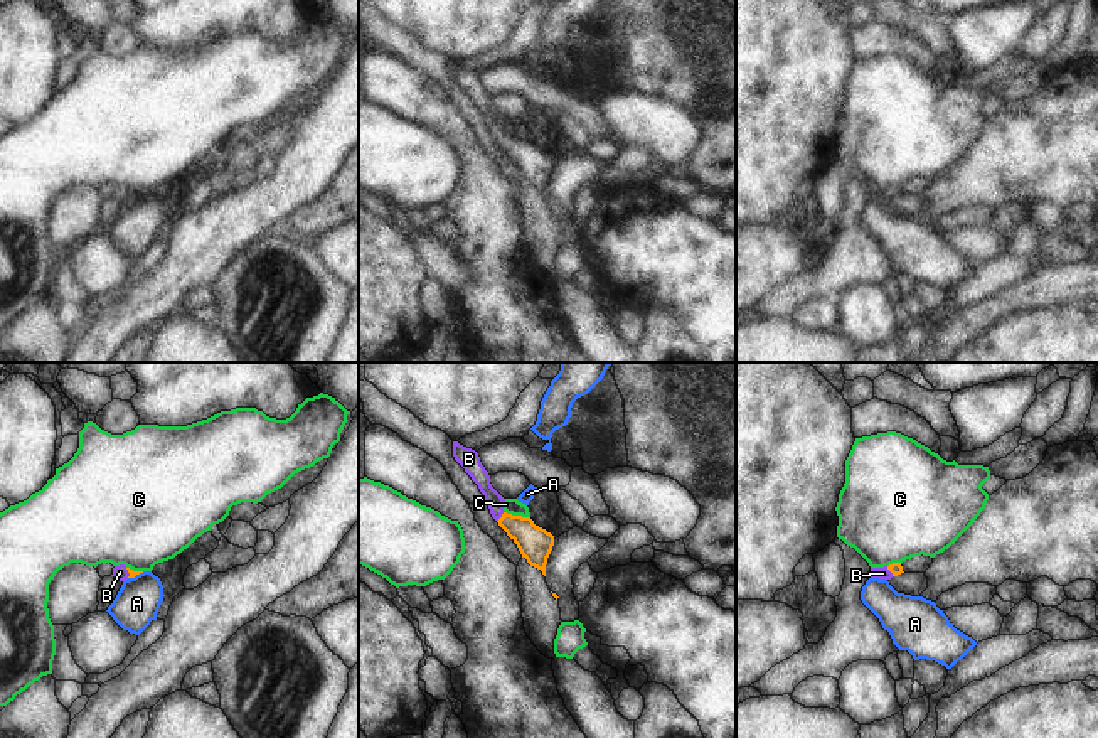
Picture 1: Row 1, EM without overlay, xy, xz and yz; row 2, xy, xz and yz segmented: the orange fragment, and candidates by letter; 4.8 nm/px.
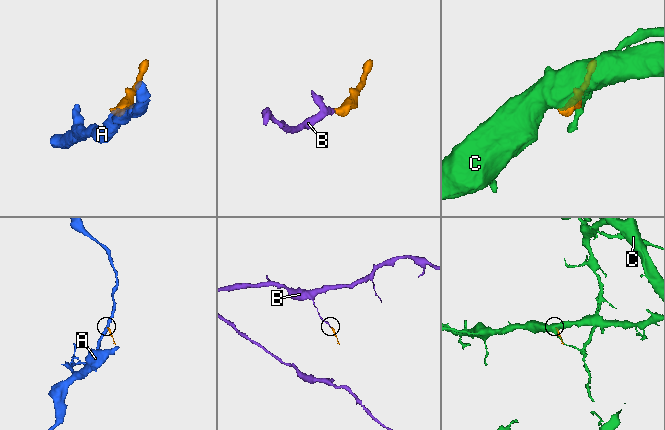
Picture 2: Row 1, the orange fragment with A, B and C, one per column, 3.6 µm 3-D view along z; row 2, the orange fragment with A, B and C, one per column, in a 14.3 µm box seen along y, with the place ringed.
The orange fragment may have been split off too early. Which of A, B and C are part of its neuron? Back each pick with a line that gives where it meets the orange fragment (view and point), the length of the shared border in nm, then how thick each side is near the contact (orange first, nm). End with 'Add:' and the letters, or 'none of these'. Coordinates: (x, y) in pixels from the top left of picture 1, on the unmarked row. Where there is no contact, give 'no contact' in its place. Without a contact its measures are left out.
B: contact xz (502, 139); length 70 nm; calibres 160 and 80 nm
Add: B

